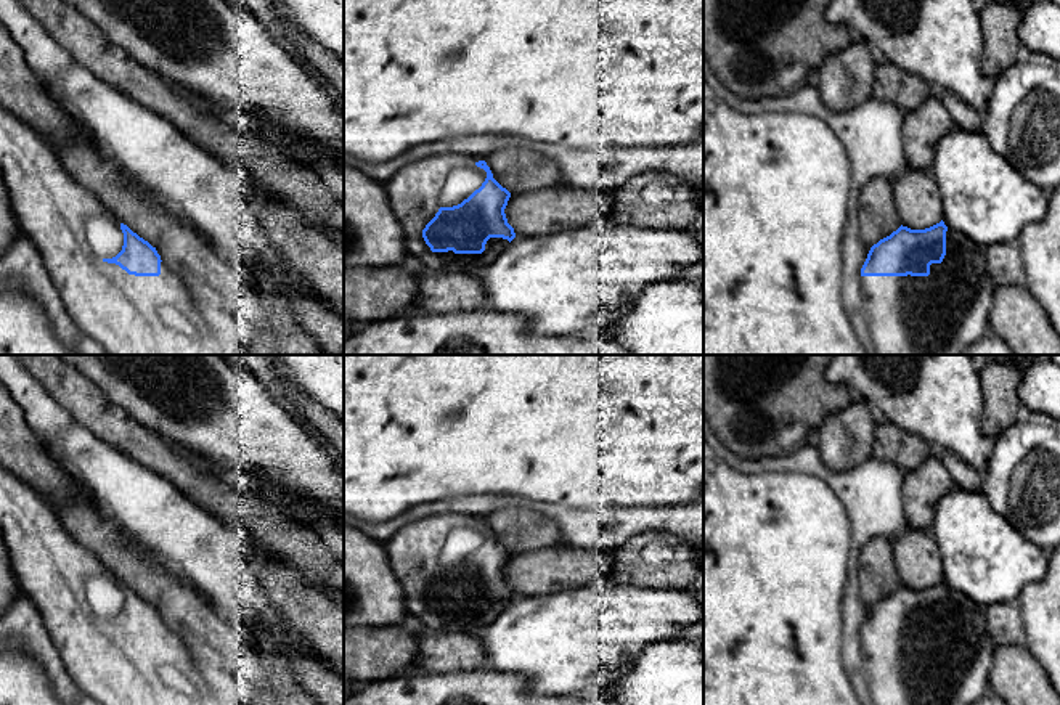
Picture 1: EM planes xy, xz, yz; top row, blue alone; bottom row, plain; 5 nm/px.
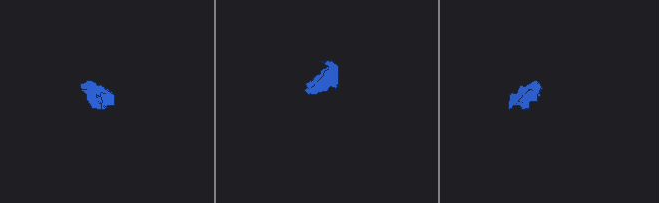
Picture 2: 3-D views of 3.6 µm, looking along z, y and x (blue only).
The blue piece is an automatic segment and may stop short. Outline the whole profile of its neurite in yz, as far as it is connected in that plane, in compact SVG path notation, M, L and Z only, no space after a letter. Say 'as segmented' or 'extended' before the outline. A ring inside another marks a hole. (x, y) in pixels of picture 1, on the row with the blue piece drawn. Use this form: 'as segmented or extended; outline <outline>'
extended; outline M943 220L925 230L901 225L870 247L861 276L877 355L964 355L991 331L996 284L986 267L986 252Z

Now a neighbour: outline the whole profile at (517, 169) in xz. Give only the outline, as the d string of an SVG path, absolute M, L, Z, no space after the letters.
M511 146L485 157L493 178L511 194L552 191L564 185L562 175L552 157Z

